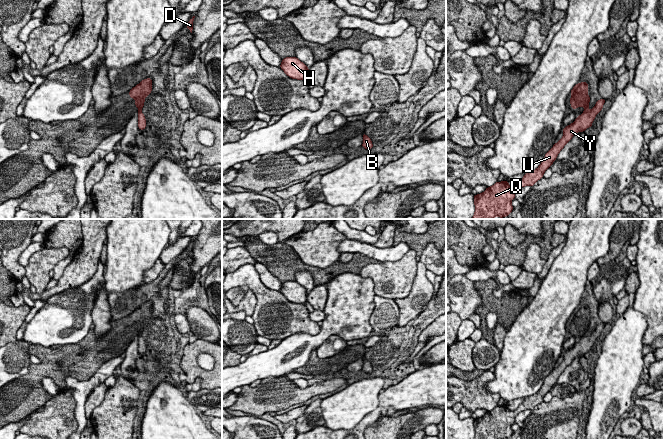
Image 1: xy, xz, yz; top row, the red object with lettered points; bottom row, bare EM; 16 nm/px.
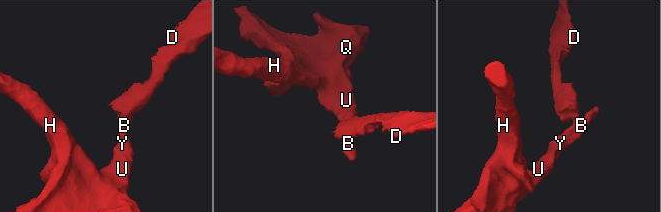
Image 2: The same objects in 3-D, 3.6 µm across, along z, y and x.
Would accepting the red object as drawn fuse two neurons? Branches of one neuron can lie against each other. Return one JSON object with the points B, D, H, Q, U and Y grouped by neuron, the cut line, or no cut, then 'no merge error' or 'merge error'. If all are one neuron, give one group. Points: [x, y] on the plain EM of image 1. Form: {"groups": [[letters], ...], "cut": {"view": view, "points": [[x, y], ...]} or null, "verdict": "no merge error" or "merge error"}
{"groups": [["B", "H", "Q", "U", "Y"], ["D"]], "cut": {"view": "yz", "points": [[587, 334], [584, 336]]}, "verdict": "merge error"}

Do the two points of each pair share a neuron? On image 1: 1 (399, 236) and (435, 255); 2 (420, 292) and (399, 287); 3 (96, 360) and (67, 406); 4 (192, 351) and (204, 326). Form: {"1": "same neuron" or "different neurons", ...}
{"1": "different neurons", "2": "different neurons", "3": "different neurons", "4": "different neurons"}

